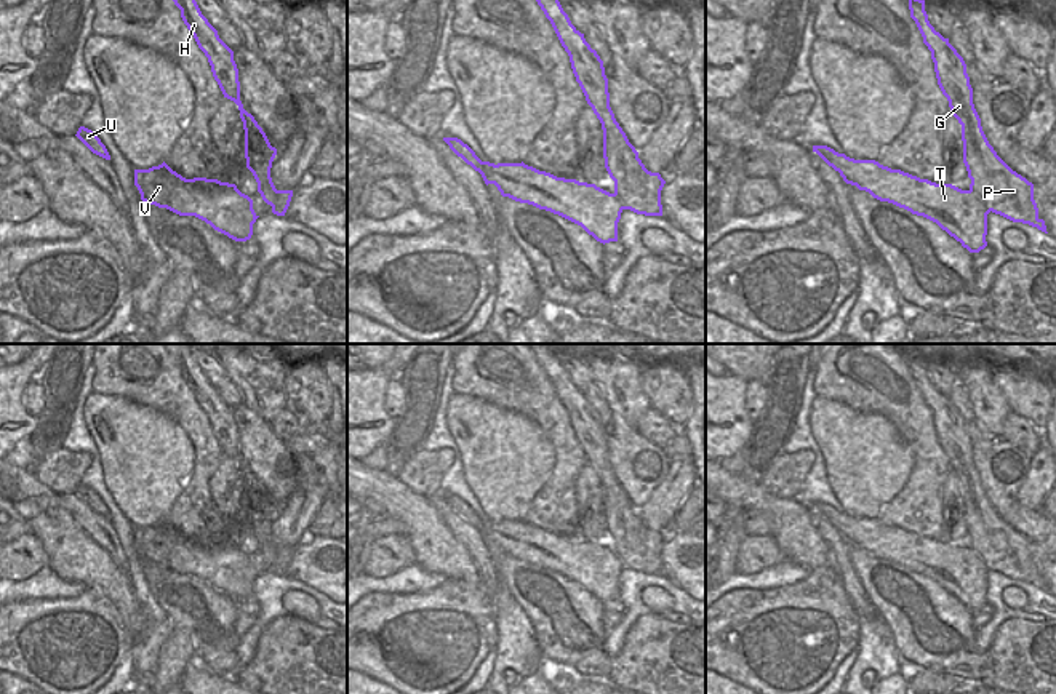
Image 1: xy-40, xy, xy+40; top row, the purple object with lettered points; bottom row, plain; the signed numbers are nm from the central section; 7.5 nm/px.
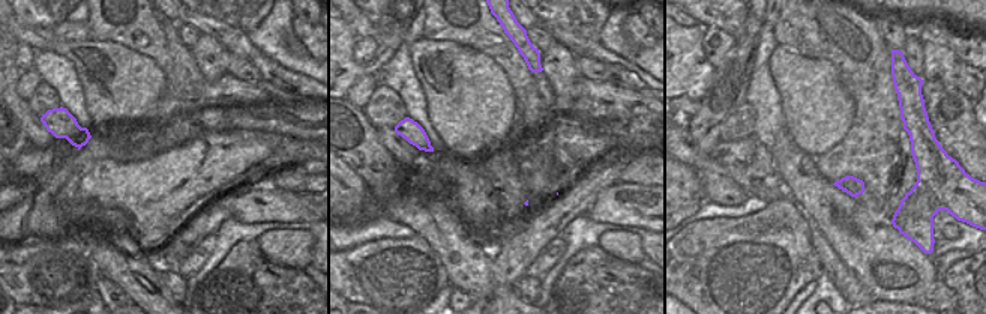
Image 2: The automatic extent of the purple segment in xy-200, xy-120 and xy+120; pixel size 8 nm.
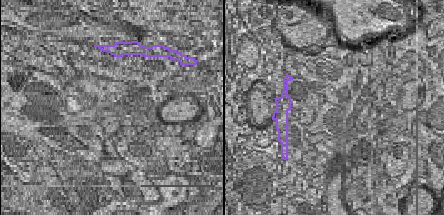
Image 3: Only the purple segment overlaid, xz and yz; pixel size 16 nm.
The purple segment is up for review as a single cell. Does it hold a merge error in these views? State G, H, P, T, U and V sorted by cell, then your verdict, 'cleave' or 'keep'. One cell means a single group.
G H P / T U V; cleave

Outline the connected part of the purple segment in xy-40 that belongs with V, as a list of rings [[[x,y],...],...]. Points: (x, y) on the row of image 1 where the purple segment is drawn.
[[[165,162],[149,170],[134,170],[134,185],[142,201],[179,216],[195,216],[235,241],[250,240],[259,217],[253,200],[235,184],[206,177],[186,179]]]

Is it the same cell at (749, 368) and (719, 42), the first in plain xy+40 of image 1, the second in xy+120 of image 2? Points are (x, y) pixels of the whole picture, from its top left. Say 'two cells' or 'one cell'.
two cells

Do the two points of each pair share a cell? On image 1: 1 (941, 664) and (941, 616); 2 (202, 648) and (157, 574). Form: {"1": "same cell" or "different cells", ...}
{"1": "different cells", "2": "same cell"}

